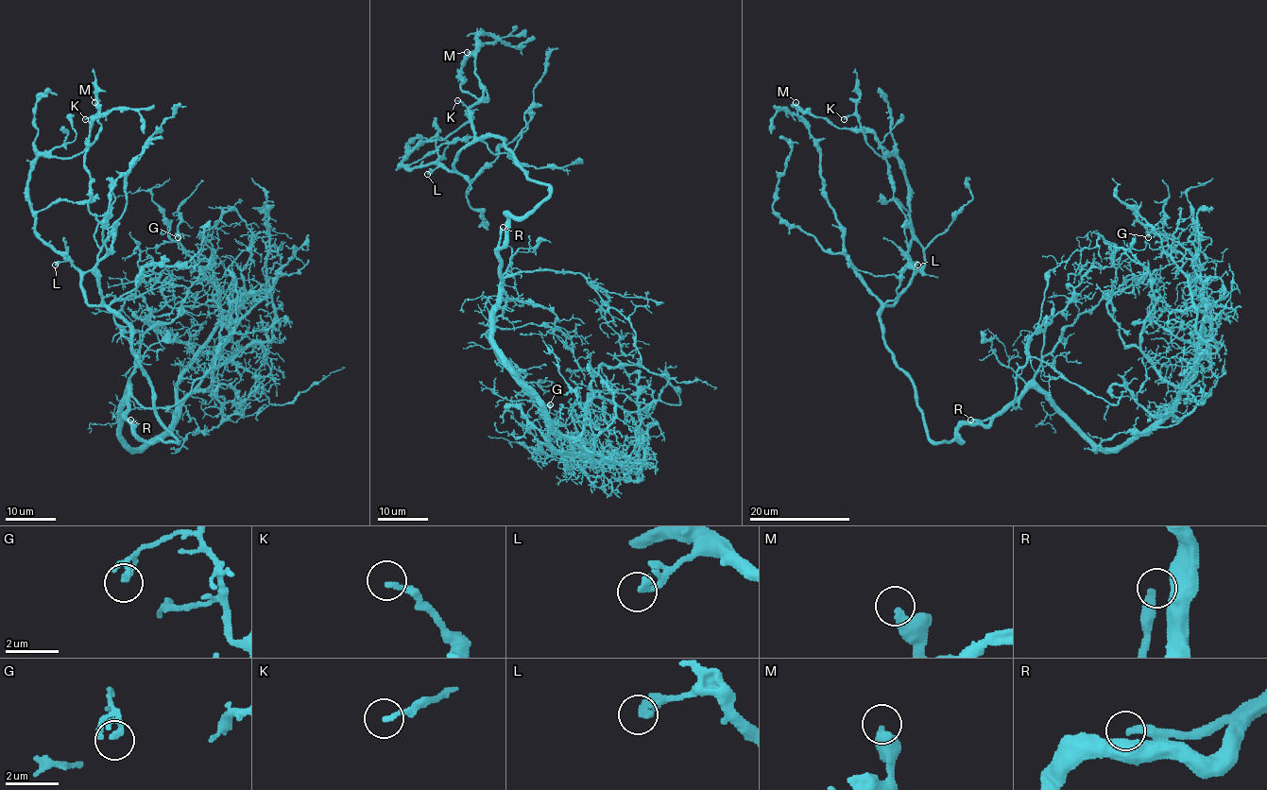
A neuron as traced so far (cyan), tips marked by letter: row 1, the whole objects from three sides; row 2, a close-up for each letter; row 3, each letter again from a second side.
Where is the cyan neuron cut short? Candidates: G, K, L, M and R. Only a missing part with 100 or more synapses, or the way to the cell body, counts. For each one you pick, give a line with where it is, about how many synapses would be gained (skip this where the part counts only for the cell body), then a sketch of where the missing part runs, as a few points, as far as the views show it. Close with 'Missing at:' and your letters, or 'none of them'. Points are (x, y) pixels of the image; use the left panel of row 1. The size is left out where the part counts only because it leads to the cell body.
R: (130, 420) | (130, 420), (121, 423), (109, 415), (100, 424), (94, 446), (89, 436), (72, 423), (62, 419), (53, 420)
Missing at: R

